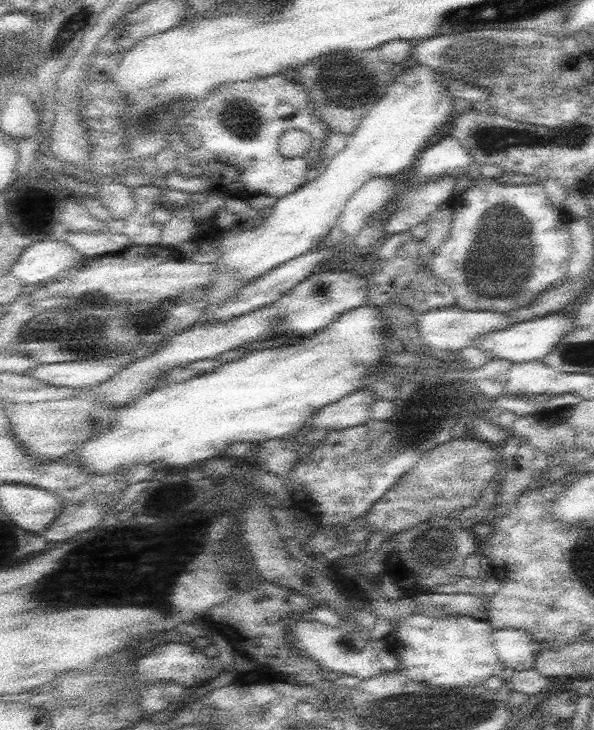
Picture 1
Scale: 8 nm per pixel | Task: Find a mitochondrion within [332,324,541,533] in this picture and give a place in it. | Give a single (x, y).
(407, 438)

